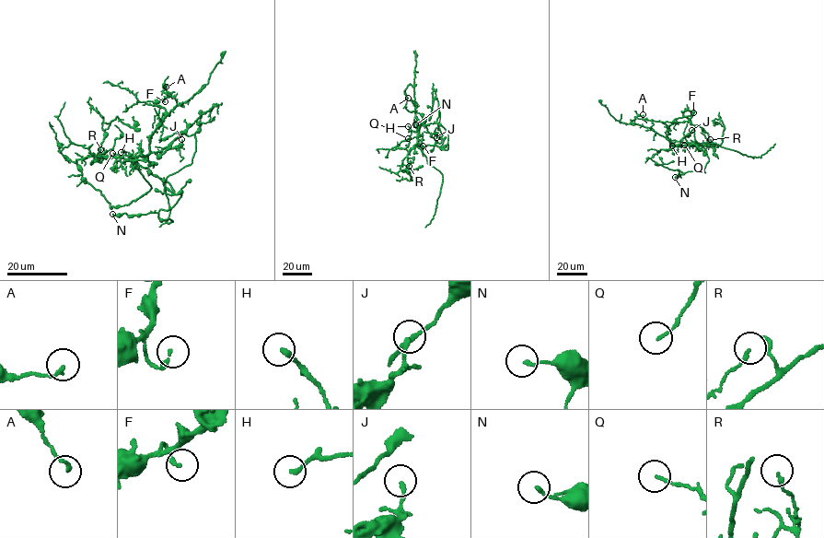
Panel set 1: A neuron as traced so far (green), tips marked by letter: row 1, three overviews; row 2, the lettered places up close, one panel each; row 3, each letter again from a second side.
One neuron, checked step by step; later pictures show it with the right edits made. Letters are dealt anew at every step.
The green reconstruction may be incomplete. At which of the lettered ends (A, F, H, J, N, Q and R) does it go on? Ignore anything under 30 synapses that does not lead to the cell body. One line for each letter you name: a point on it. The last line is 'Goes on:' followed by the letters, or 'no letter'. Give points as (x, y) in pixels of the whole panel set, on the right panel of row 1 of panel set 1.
Goes on: no letter

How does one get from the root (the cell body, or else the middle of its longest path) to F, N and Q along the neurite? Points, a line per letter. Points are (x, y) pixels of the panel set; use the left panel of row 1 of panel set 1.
F: (149, 171), (130, 158), (146, 157), (151, 135), (165, 114), (165, 109), (154, 105), (162, 99), (165, 101)
N: (149, 171), (174, 194), (172, 188), (165, 183), (167, 222), (173, 221), (157, 213), (112, 214)
Q: (149, 171), (130, 158), (135, 157), (121, 157), (112, 153)

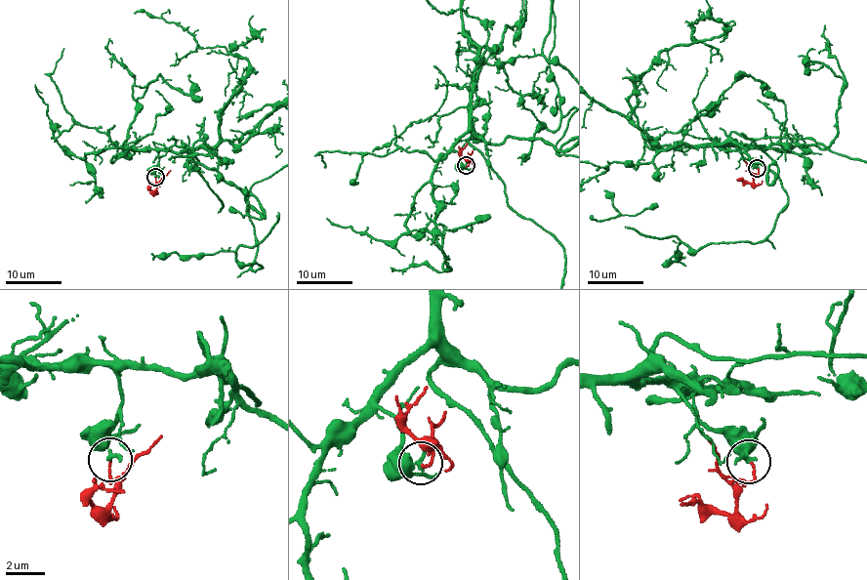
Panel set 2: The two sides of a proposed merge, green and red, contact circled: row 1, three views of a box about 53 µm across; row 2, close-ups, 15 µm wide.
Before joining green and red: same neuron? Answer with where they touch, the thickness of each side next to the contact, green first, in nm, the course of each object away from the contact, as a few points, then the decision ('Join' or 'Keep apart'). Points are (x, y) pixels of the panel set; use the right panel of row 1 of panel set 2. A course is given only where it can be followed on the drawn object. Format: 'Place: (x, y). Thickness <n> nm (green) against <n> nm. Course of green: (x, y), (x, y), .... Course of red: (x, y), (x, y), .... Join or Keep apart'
Place: (757, 168). Thickness 280 nm (green) against 100 nm. Course of green: (758, 168), (724, 144), (769, 185), (776, 166), (788, 196), (754, 244), (694, 251), (594, 219), (657, 205). Course of red: (758, 168), (751, 184), (737, 181). Keep apart

